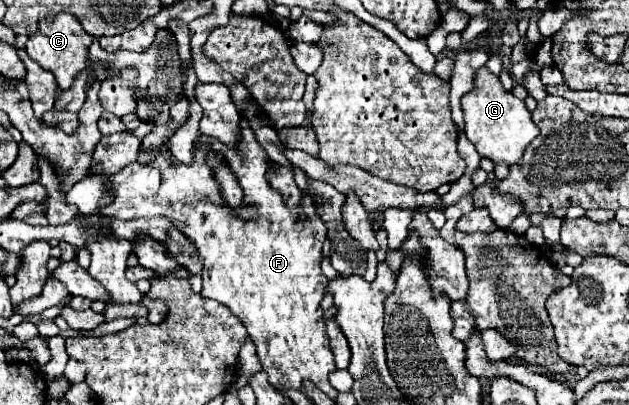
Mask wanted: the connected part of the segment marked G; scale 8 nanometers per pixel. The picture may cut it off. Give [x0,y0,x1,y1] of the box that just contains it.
[461,67,539,163]

